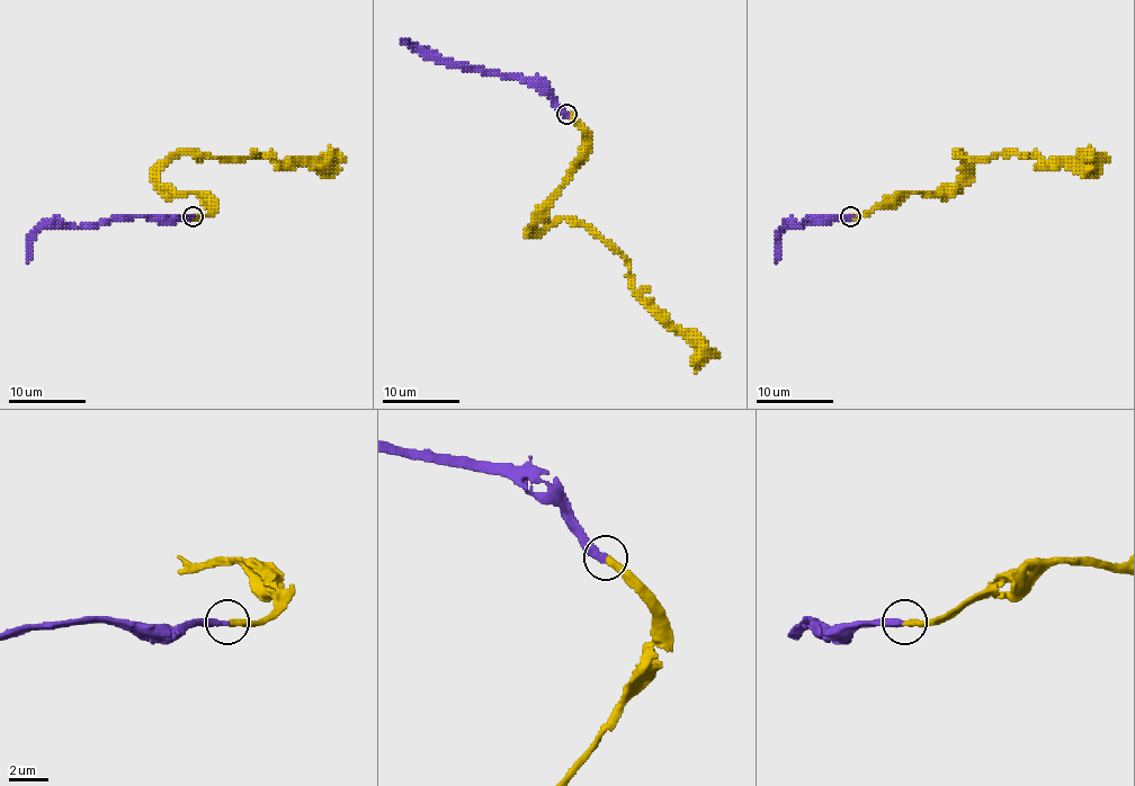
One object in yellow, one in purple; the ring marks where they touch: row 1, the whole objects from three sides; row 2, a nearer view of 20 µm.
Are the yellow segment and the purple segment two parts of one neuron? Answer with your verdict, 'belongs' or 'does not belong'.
belongs

